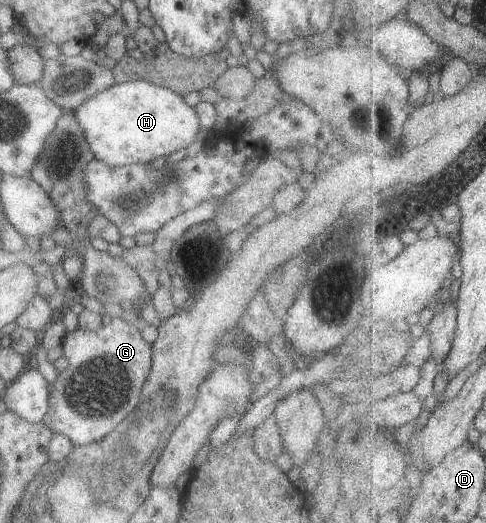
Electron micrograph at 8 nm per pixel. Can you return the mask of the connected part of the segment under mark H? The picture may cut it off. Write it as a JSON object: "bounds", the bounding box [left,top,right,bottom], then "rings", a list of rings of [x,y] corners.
{"bounds":[71,80,199,166],"rings":[[[145,80],[113,83],[83,100],[71,112],[92,159],[108,166],[149,164],[158,157],[185,149],[199,127],[194,108],[189,107],[182,96]]]}

